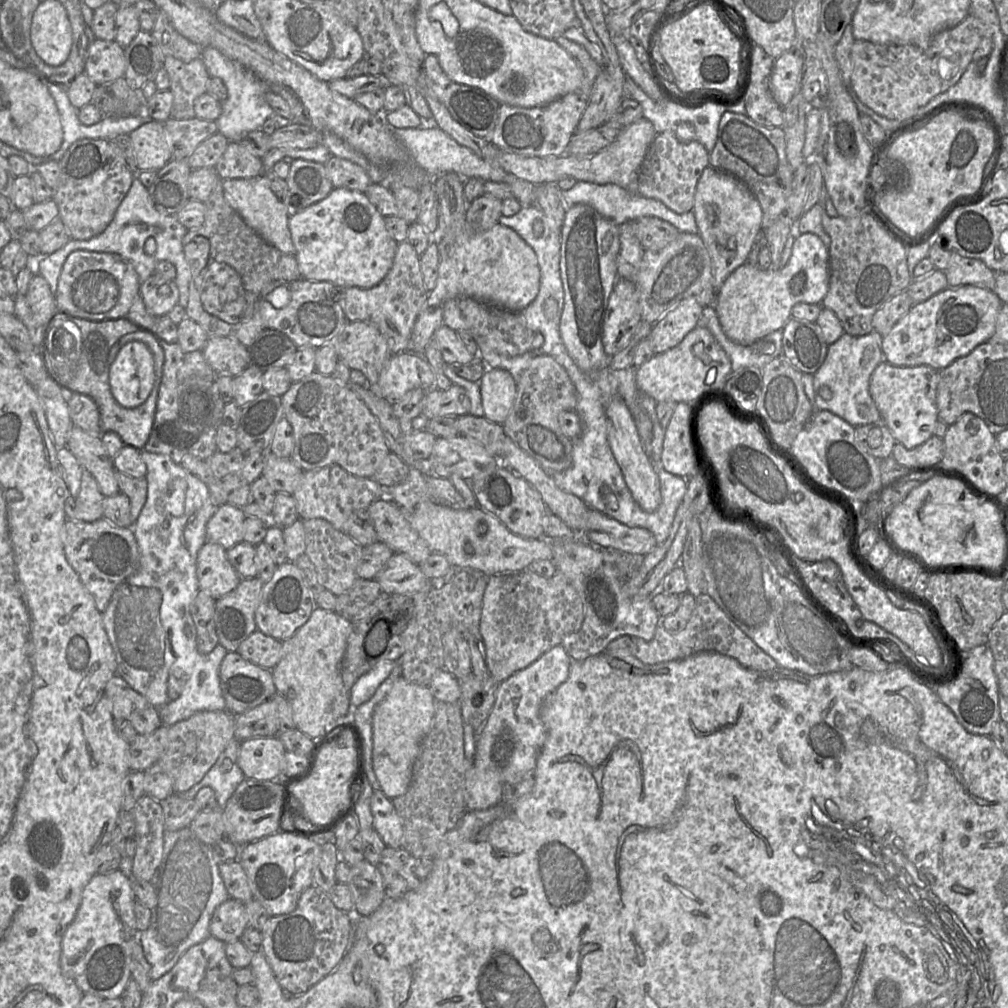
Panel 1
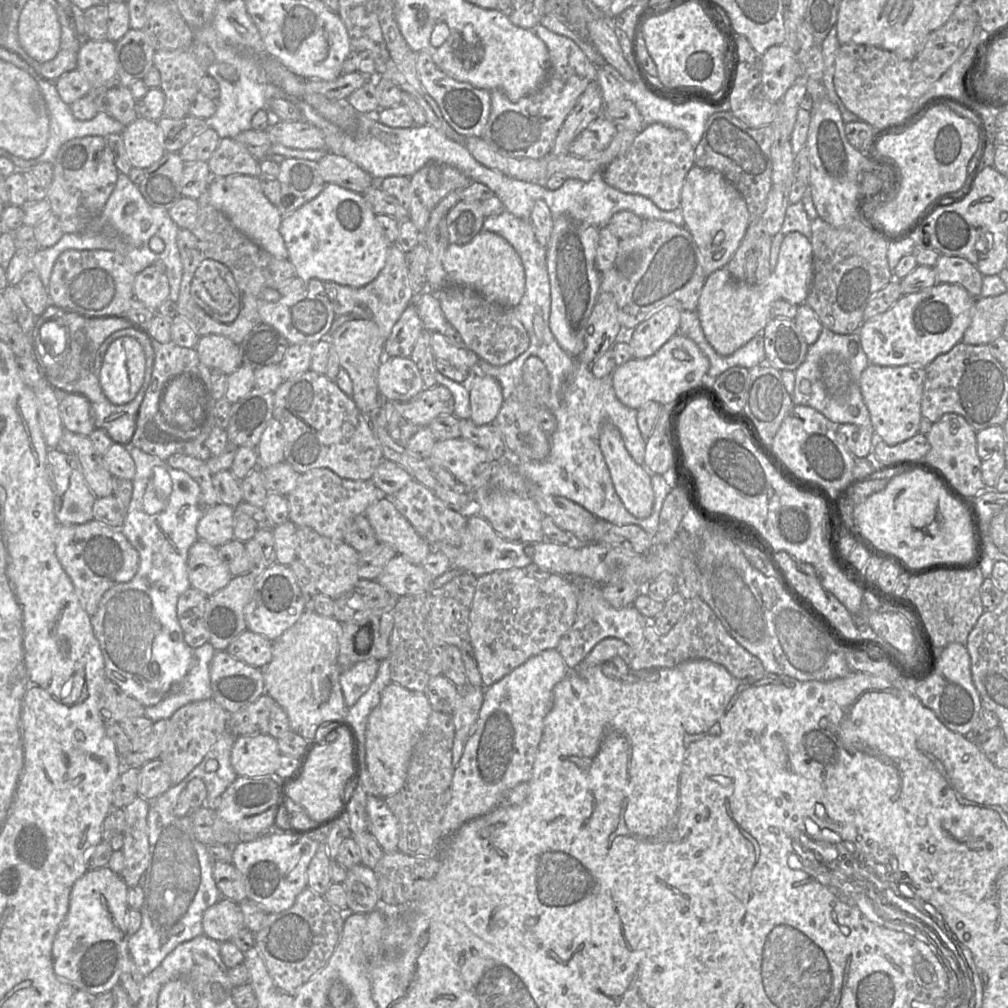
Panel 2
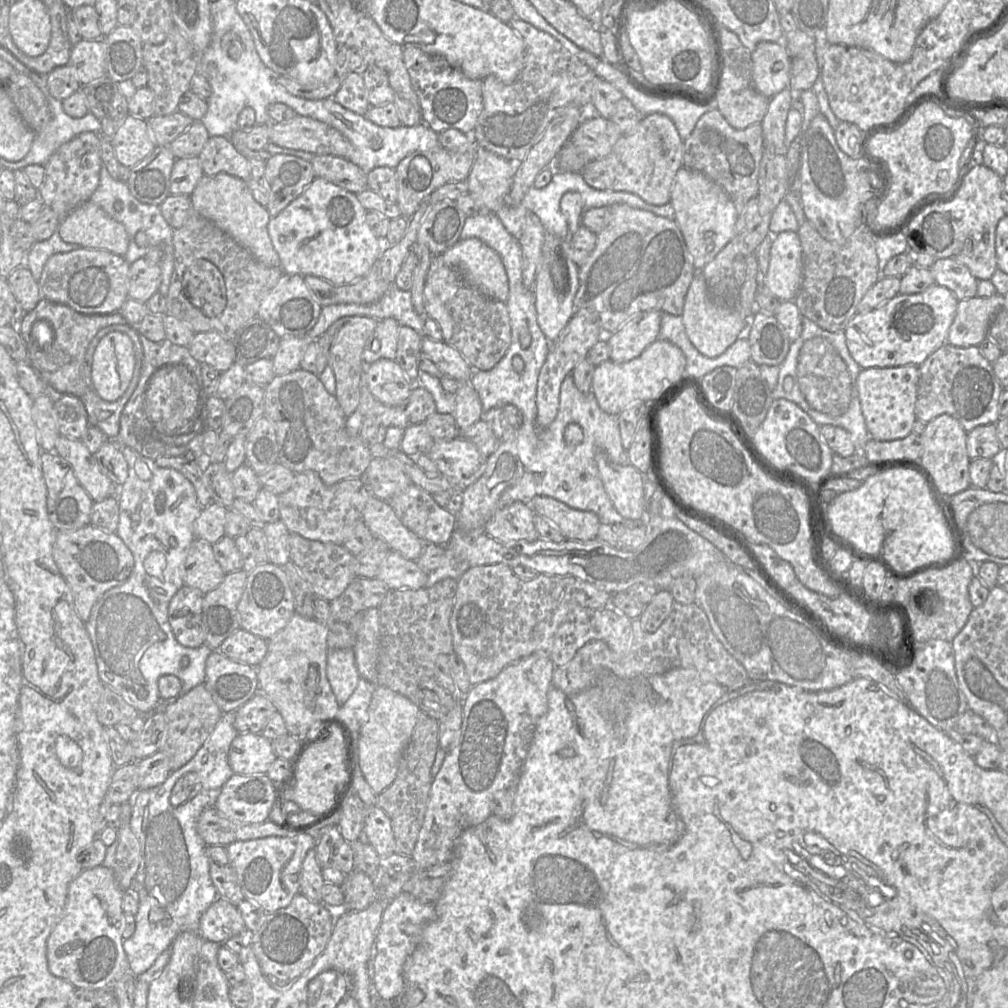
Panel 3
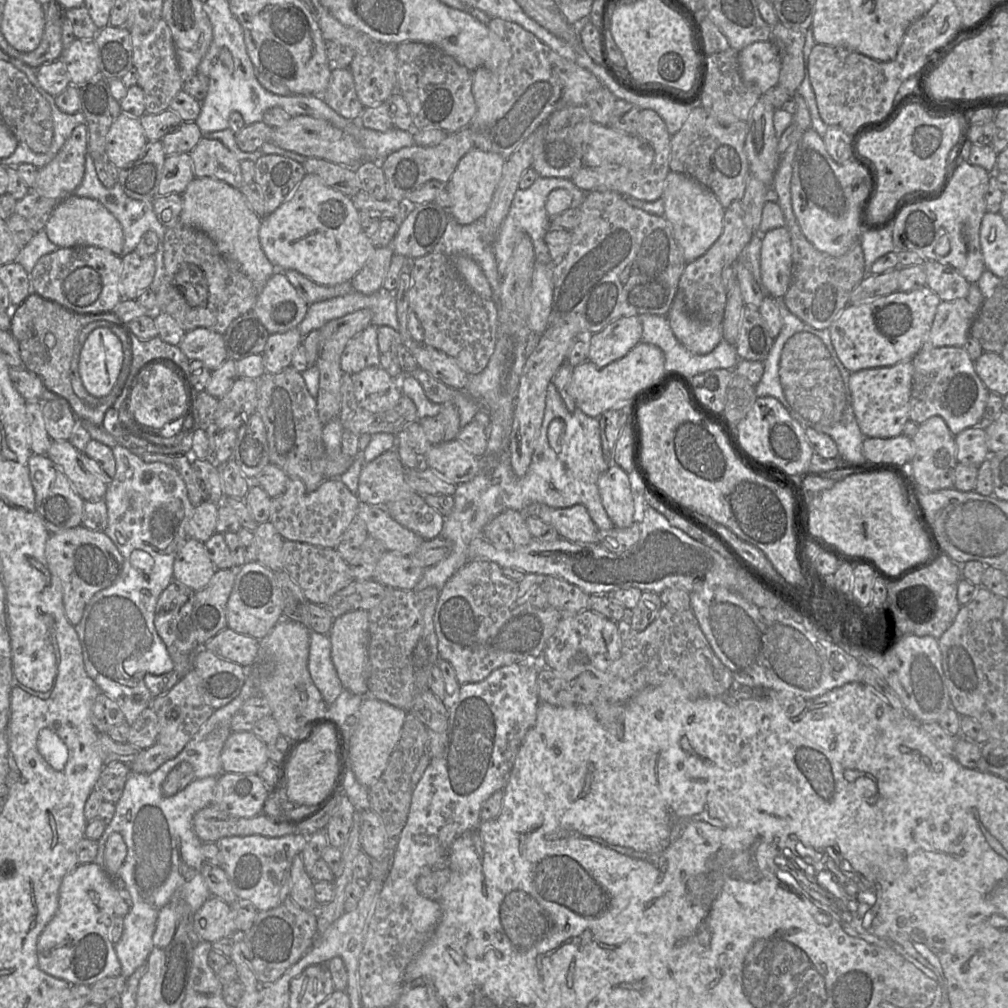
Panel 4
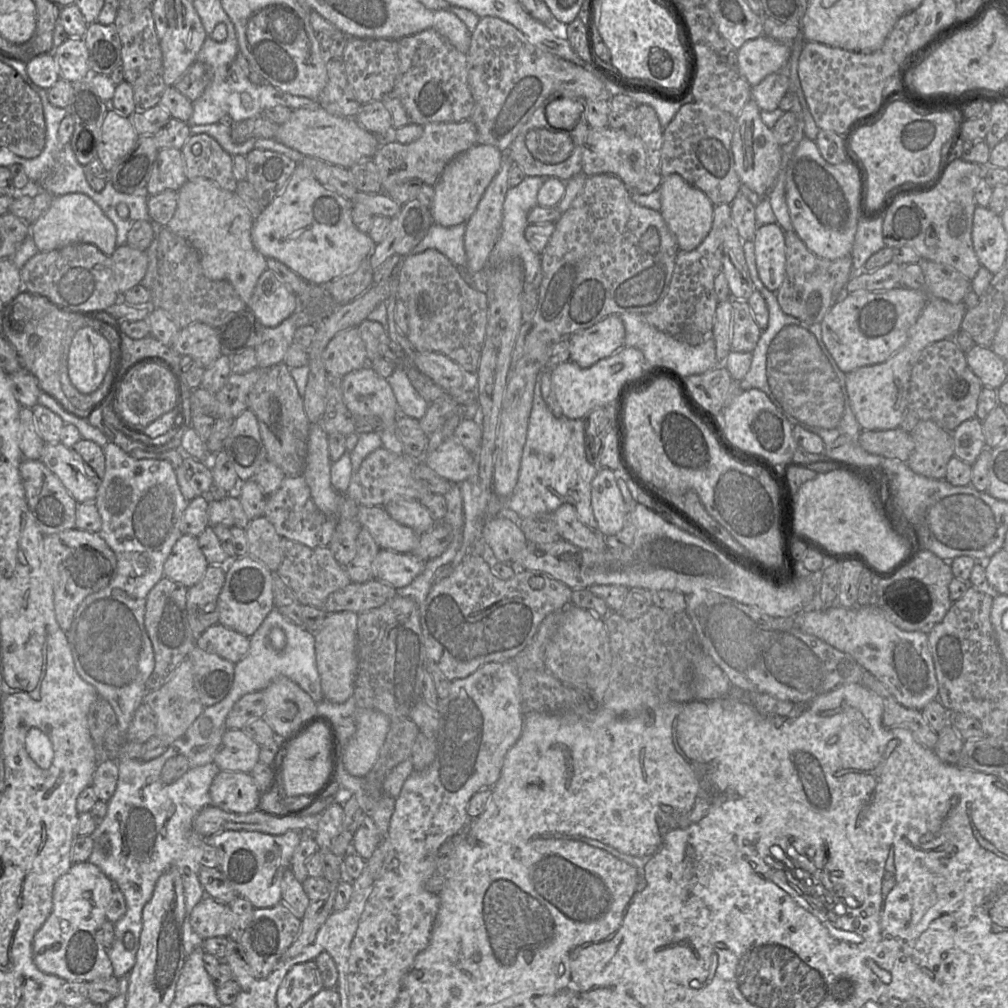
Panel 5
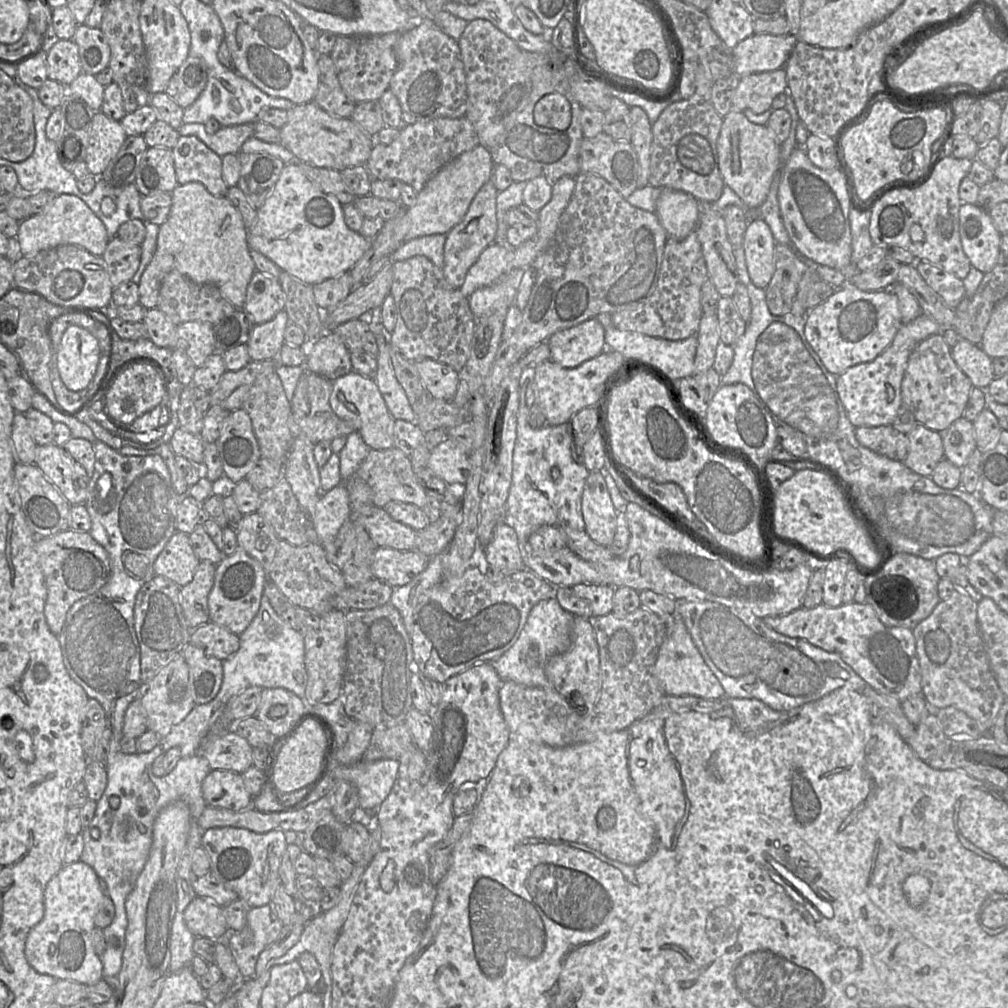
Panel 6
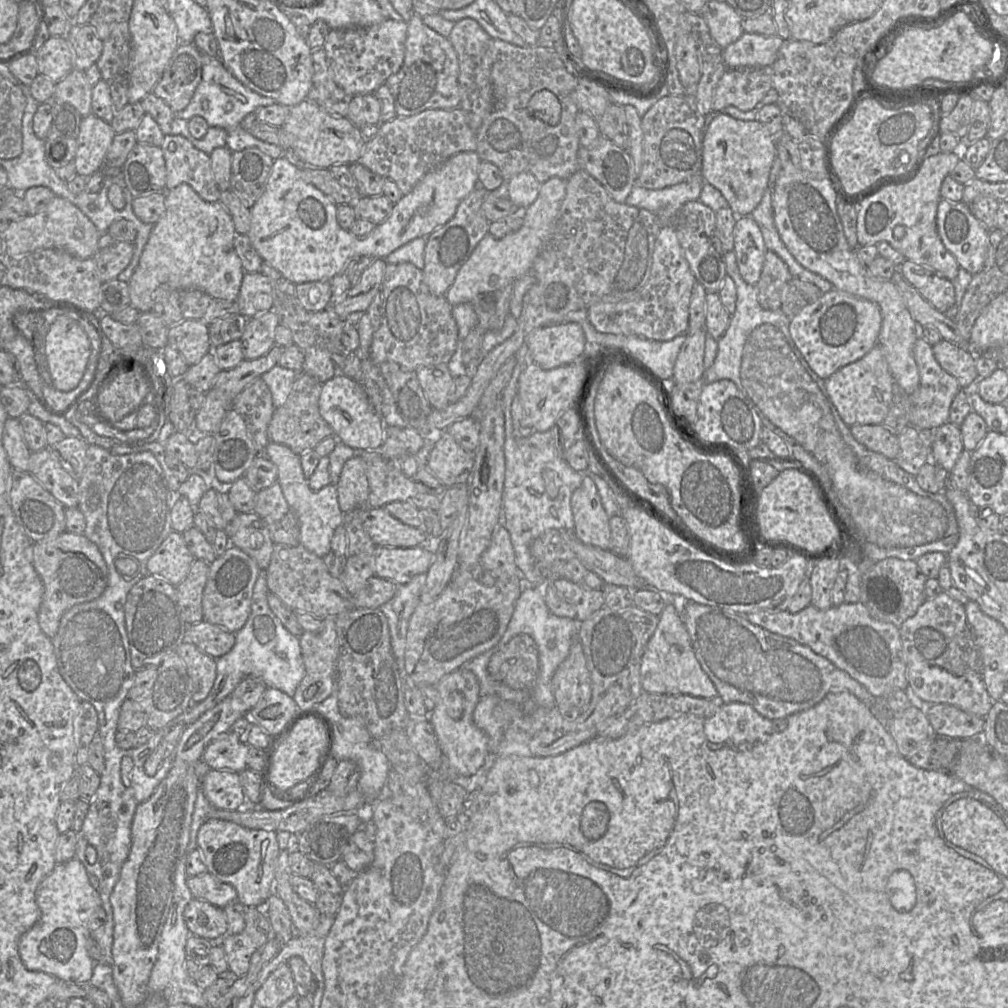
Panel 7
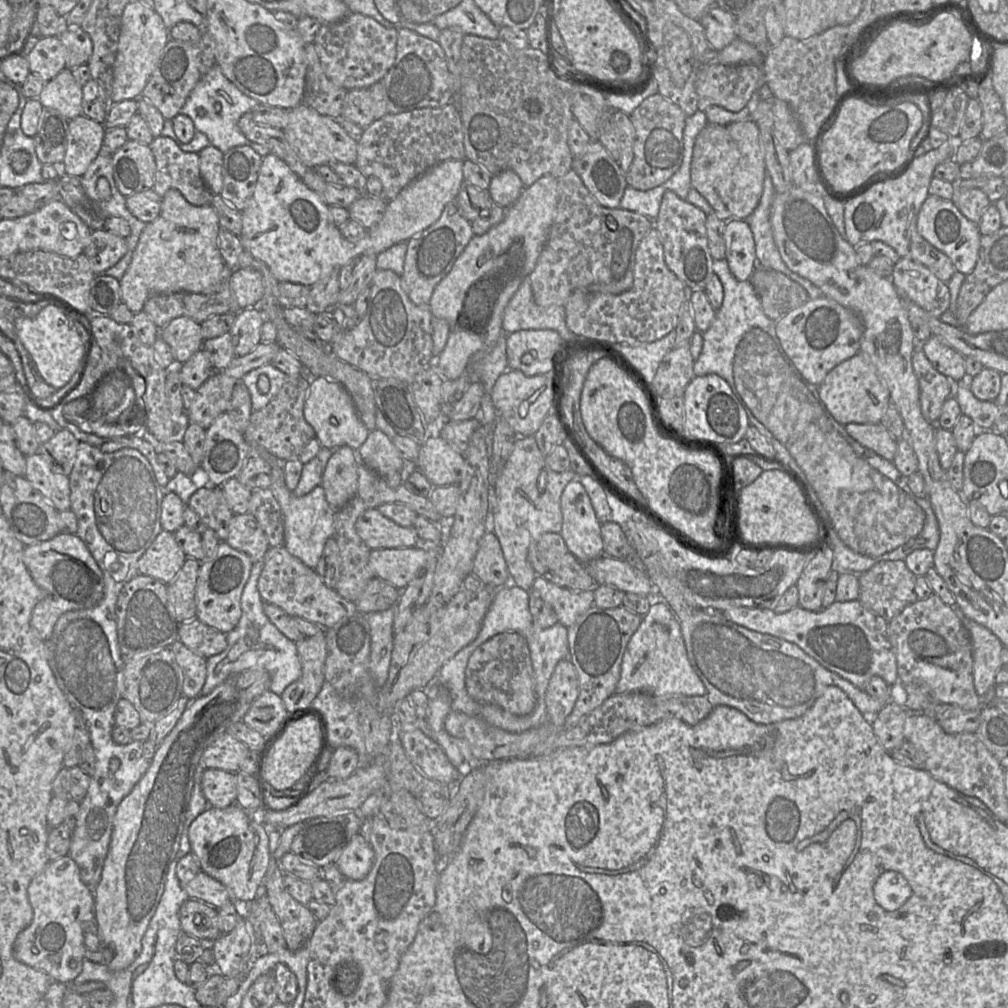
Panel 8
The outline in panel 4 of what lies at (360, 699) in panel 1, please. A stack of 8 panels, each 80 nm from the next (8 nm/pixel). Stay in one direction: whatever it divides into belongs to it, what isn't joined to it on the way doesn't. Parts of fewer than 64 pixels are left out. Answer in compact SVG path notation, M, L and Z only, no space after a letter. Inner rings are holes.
M310 632L308 670L325 703L335 702L344 688L331 659L331 643L327 635Z

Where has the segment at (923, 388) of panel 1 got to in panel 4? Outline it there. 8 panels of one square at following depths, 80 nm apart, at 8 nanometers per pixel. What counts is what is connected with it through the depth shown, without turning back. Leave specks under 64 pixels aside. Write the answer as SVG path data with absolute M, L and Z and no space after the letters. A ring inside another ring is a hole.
M912 358L891 366L858 370L850 375L849 390L852 396L853 411L865 437L892 438L902 434L904 424L910 419L913 371Z

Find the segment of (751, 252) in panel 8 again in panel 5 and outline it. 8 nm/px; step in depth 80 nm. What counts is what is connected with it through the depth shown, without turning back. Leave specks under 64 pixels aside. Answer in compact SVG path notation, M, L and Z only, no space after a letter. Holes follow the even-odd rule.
M766 224L756 228L752 238L755 246L755 262L762 284L775 293L785 277L785 234L778 224Z

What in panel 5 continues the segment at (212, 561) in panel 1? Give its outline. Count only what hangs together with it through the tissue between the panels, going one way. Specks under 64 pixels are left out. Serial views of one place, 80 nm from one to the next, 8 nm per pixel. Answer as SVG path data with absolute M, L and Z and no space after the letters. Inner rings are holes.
M182 535L164 563L163 578L188 589L203 578L208 566L197 538Z

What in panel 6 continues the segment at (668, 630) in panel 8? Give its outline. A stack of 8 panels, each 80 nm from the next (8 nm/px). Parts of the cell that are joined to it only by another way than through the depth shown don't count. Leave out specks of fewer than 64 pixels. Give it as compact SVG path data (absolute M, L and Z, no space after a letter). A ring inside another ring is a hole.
M676 612L671 617L672 626L659 648L654 664L654 675L664 692L670 696L697 696L704 699L723 697L725 692L722 685L705 663L684 622Z

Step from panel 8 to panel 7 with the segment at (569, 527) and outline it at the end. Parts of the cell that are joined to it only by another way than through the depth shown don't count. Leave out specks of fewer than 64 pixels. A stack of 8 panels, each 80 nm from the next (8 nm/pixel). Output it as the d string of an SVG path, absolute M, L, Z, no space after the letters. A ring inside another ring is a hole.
M585 476L573 492L571 509L574 519L572 533L586 545L603 550L610 549L610 517L606 514L596 485L590 476Z

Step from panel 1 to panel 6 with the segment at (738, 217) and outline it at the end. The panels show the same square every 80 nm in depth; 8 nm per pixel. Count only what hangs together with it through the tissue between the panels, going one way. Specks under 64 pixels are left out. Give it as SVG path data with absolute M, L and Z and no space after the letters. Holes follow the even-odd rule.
M669 187L661 188L655 214L671 238L684 240L696 228L700 201L691 194Z

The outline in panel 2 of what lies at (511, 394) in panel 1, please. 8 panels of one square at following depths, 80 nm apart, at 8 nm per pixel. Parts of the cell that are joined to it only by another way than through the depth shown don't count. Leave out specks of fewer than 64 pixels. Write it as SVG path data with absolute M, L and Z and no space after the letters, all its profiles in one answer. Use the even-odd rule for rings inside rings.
M476 375L464 385L469 390L469 419L476 425L491 424L505 401L499 382L490 376Z

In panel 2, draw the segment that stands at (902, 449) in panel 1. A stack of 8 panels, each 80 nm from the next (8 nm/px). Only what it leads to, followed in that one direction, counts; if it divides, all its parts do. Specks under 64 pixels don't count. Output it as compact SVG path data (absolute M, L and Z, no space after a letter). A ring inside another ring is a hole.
M916 434L912 438L897 445L888 445L878 440L872 452L876 459L887 465L893 463L902 465L911 461L926 462L924 457L929 451L929 443L923 434Z

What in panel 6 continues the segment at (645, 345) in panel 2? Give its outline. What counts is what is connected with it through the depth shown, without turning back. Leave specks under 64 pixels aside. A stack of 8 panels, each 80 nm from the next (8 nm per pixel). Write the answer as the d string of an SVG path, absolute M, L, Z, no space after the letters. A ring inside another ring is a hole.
M593 318L552 334L546 343L550 361L564 368L575 368L603 352L605 329Z

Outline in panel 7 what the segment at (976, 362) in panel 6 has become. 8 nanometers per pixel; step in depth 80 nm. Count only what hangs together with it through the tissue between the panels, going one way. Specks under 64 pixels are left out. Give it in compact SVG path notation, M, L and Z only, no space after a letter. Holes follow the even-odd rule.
M944 339L932 345L932 350L940 366L958 381L961 388L978 379L976 354L972 350Z

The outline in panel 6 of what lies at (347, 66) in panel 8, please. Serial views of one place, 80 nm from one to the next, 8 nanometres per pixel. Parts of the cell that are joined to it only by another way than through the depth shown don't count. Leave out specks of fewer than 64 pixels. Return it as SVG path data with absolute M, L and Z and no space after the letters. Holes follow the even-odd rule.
M399 32L337 37L329 56L340 86L354 102L378 101L389 89L390 81L399 66L397 46L400 37Z

